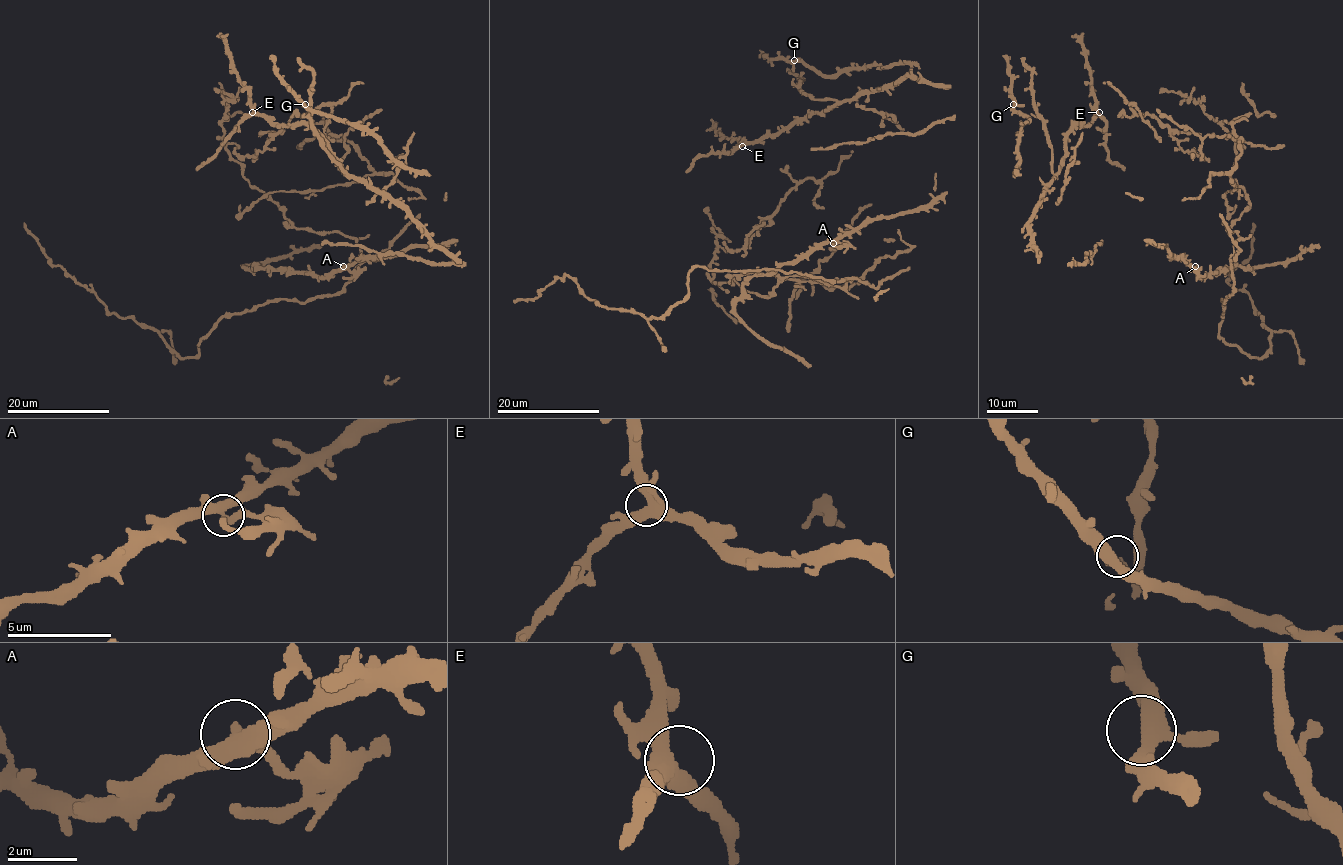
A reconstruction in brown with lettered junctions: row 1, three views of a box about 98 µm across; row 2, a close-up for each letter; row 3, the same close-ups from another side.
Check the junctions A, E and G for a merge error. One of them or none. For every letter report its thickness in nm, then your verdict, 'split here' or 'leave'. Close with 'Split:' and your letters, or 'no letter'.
A: calibre 400 nm; split here
E: calibre 420 nm; leave
G: calibre 400 nm; leave
Split: A

